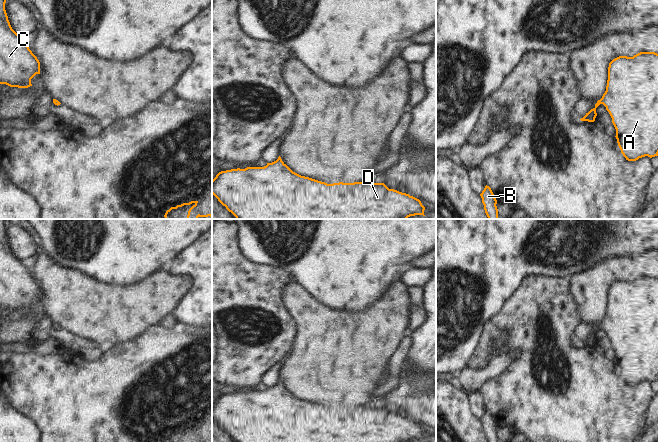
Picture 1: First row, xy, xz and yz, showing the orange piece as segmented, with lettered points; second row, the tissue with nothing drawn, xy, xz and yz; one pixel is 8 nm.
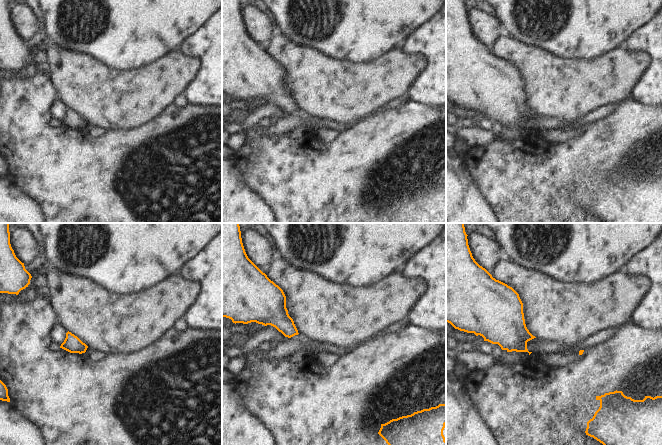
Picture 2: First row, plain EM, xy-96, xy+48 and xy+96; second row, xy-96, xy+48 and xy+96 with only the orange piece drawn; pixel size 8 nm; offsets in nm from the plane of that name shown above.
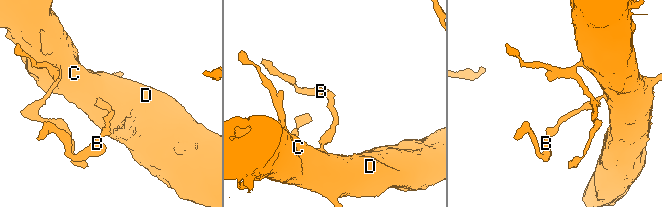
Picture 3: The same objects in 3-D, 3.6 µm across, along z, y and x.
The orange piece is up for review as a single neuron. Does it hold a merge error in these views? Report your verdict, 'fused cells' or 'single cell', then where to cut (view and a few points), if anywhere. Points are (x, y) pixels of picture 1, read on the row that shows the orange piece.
single cell; no cut

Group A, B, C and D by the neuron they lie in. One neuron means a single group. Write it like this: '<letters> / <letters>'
A B C D

